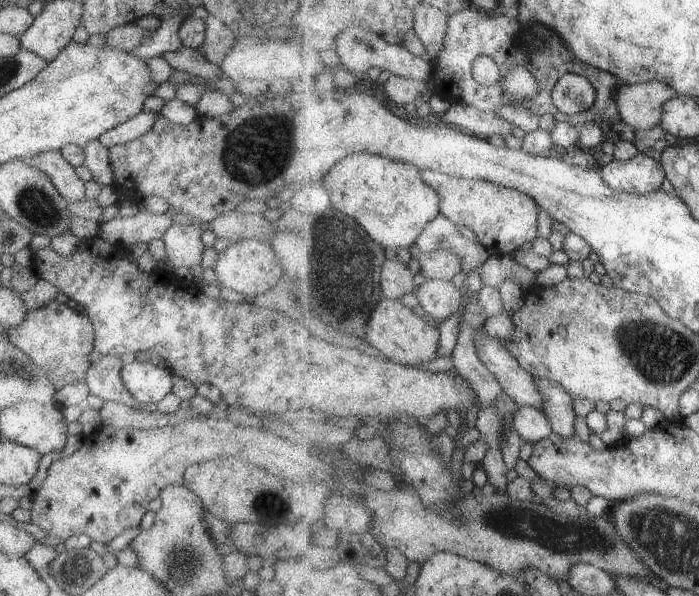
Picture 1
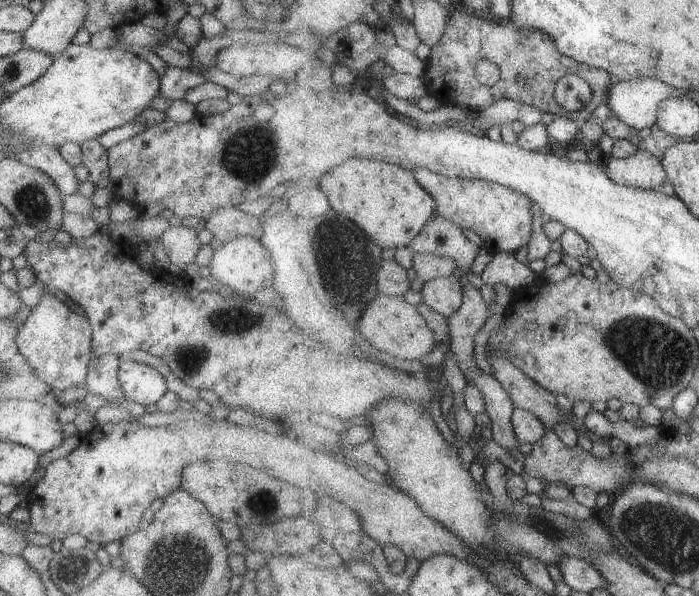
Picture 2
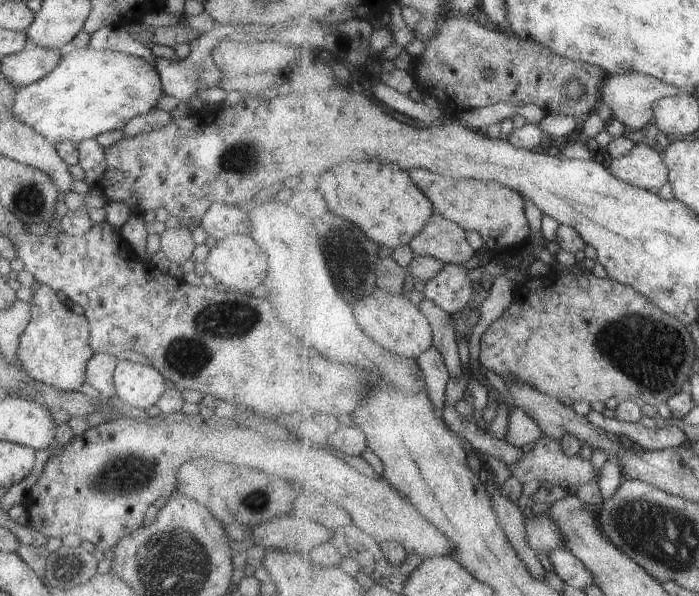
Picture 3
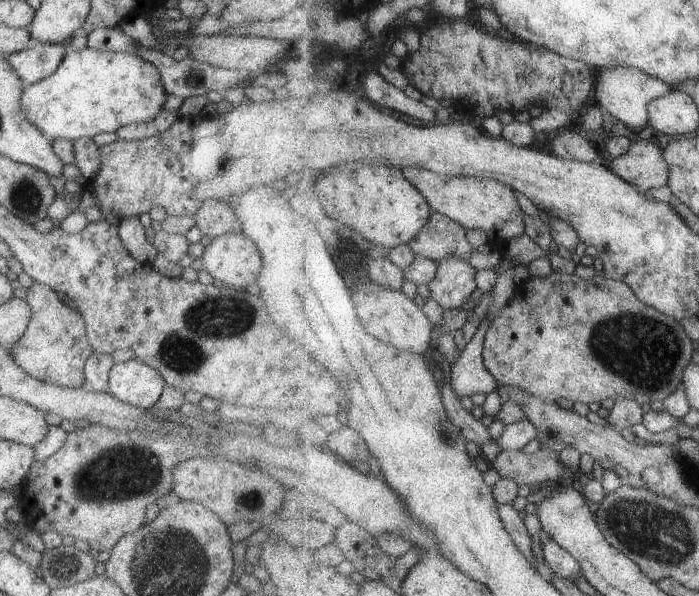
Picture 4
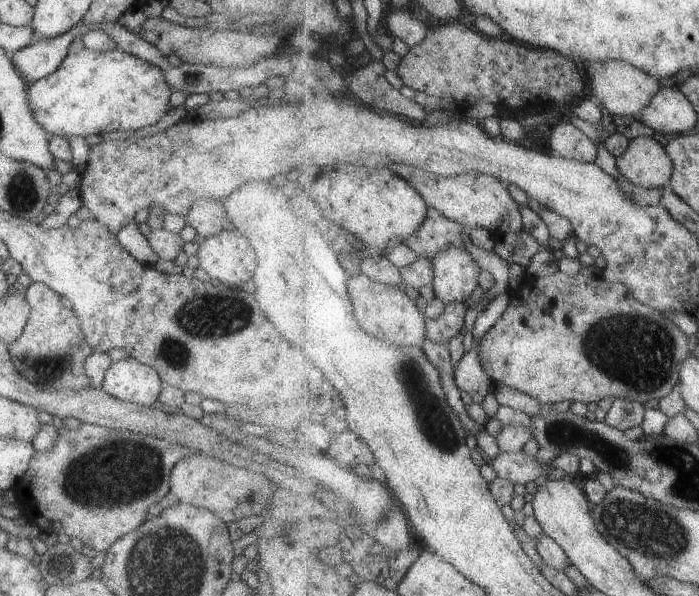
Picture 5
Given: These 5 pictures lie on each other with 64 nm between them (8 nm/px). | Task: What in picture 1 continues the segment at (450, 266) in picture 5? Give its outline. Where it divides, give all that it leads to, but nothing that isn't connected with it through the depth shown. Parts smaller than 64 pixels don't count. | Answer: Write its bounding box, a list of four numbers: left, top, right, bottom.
[417,279,463,321]

